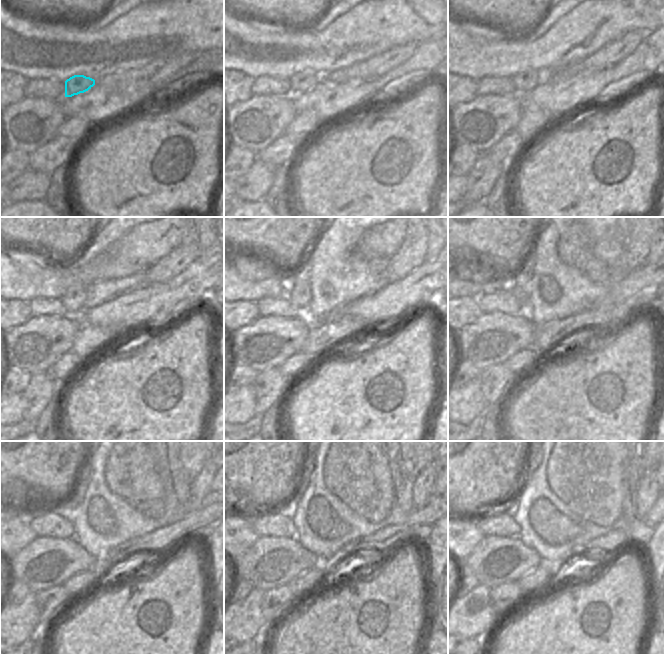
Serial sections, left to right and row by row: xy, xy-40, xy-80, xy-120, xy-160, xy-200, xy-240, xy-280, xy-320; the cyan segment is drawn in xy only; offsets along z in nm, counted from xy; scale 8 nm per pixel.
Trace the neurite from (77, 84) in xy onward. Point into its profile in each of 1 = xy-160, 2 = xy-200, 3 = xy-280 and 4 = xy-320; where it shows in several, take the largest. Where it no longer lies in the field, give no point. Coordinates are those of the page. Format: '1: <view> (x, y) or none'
1: xy-160 (298, 290)
2: xy-200 (521, 281)
3: xy-280 (309, 464)
4: xy-320 (533, 461)

